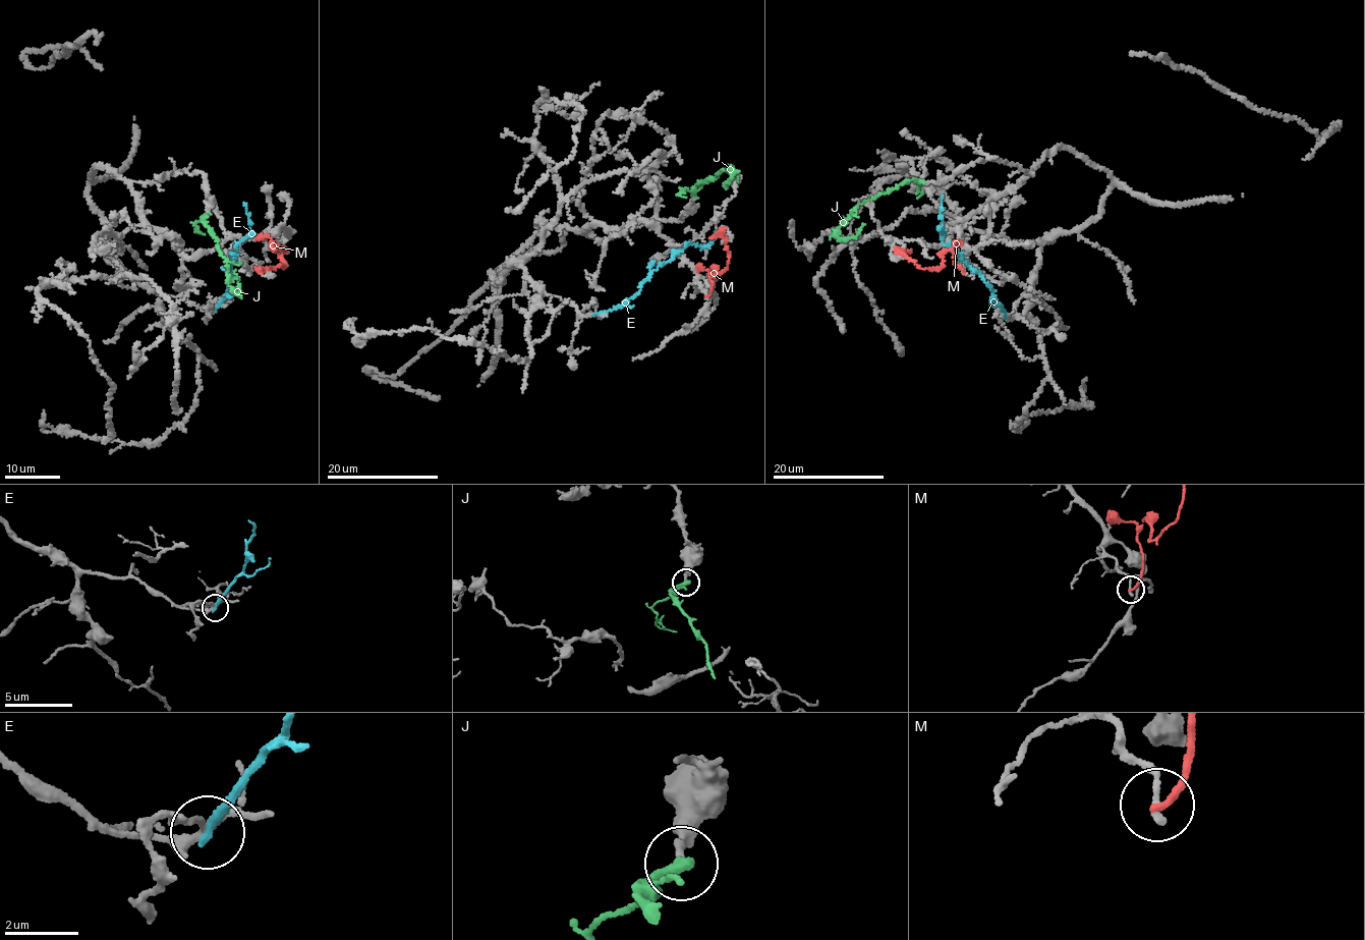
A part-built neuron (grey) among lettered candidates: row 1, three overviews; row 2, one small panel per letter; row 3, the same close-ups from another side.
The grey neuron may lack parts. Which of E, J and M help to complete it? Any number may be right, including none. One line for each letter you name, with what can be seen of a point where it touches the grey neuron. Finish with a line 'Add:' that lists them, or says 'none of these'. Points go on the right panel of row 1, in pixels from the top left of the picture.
Add: none of these

